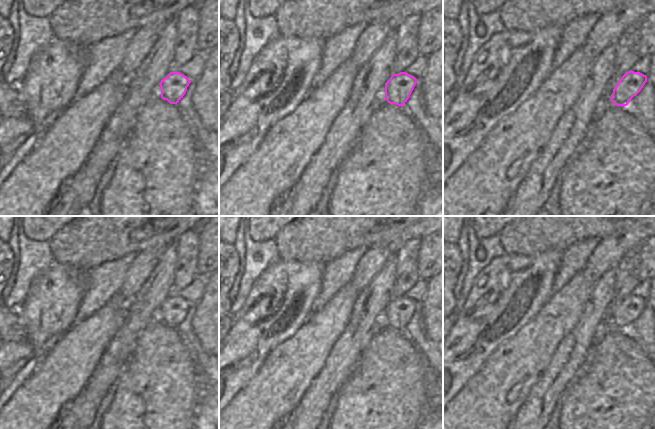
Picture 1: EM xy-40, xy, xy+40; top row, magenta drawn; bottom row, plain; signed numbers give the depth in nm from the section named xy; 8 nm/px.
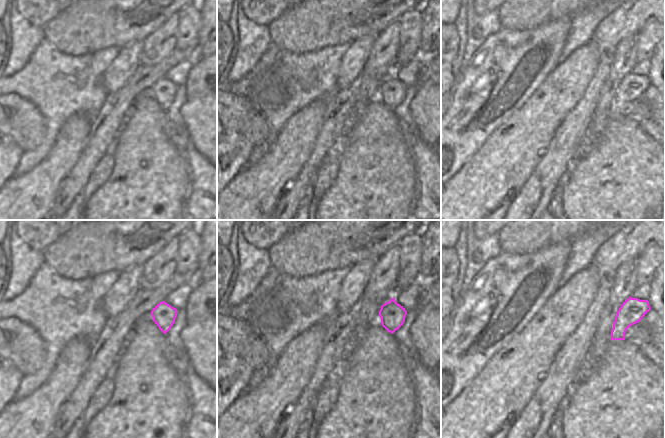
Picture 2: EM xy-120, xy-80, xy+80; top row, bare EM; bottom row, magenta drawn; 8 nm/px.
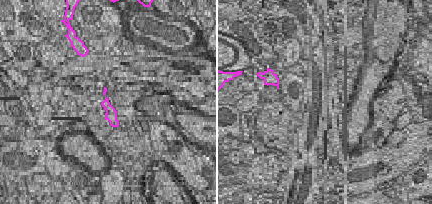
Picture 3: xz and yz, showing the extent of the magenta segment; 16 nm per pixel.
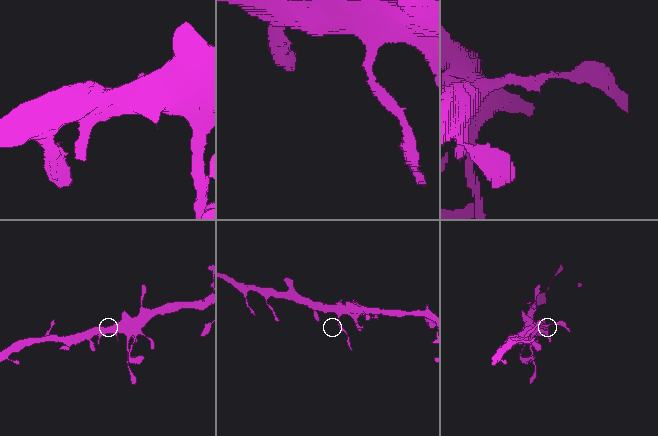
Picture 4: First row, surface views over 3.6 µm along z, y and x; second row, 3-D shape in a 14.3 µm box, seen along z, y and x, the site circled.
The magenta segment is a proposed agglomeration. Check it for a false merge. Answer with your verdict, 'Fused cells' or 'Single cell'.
Fused cells

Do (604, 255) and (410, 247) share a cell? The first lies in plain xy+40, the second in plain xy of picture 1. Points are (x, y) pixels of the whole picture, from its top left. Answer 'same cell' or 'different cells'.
different cells

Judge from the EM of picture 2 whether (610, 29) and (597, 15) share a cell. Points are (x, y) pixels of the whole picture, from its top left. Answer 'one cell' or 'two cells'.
two cells

